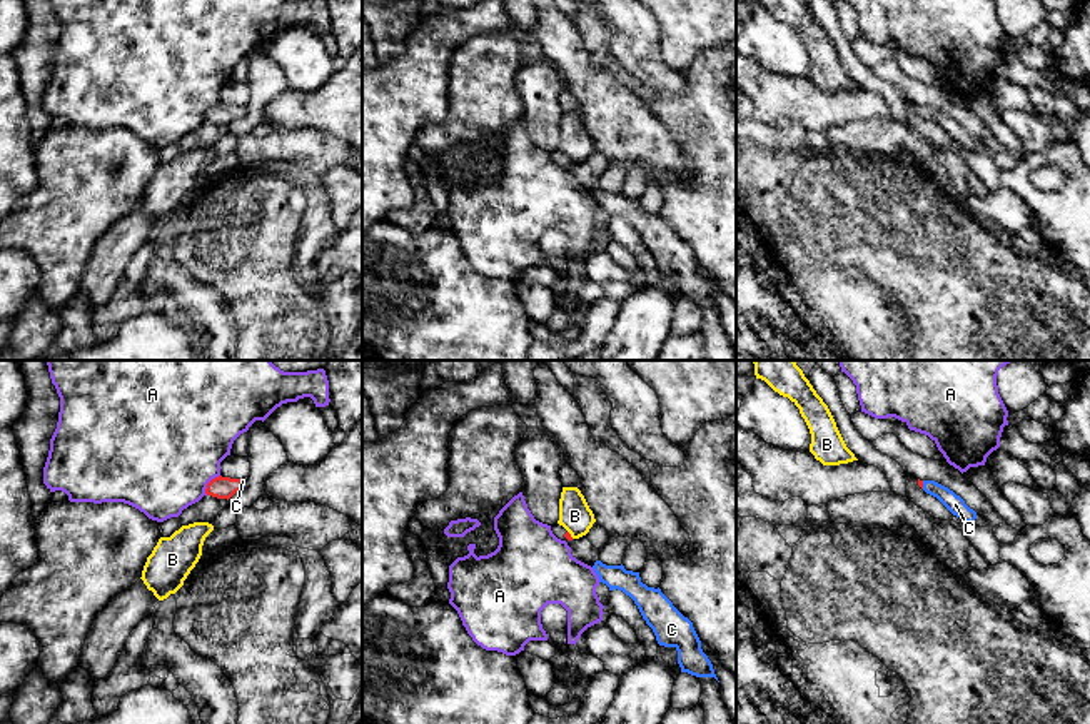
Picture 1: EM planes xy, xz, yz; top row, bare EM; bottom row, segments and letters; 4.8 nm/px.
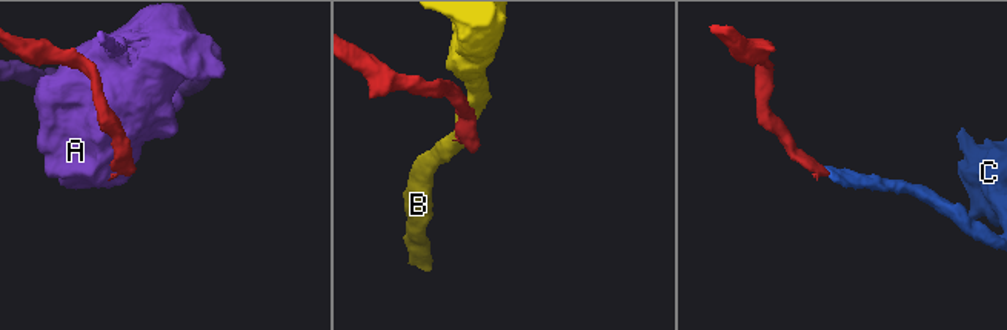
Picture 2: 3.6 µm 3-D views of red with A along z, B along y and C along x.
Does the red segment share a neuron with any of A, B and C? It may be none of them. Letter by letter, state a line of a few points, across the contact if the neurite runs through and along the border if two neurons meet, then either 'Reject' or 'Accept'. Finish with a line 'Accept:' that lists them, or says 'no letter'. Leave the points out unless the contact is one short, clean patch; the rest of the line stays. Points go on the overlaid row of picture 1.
A: Reject
B: Reject
C: Line: yz (920, 482), (922, 484), (937, 489), (955, 504). Accept
Accept: C

